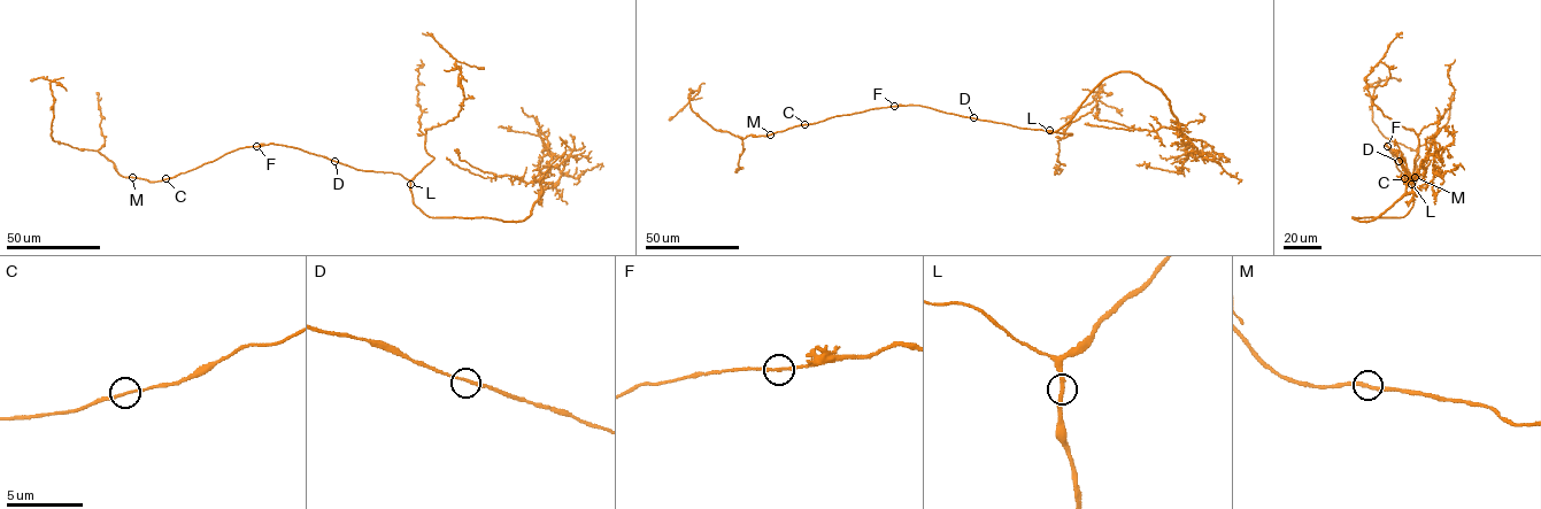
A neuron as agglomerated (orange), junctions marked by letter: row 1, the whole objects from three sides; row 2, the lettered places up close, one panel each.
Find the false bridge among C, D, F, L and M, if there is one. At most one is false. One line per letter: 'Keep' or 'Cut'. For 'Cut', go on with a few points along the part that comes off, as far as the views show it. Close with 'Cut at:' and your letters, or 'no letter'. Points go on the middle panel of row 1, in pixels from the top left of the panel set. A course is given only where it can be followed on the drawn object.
C: Keep
D: Keep
F: Keep
L: Keep
M: Keep
Cut at: no letter

